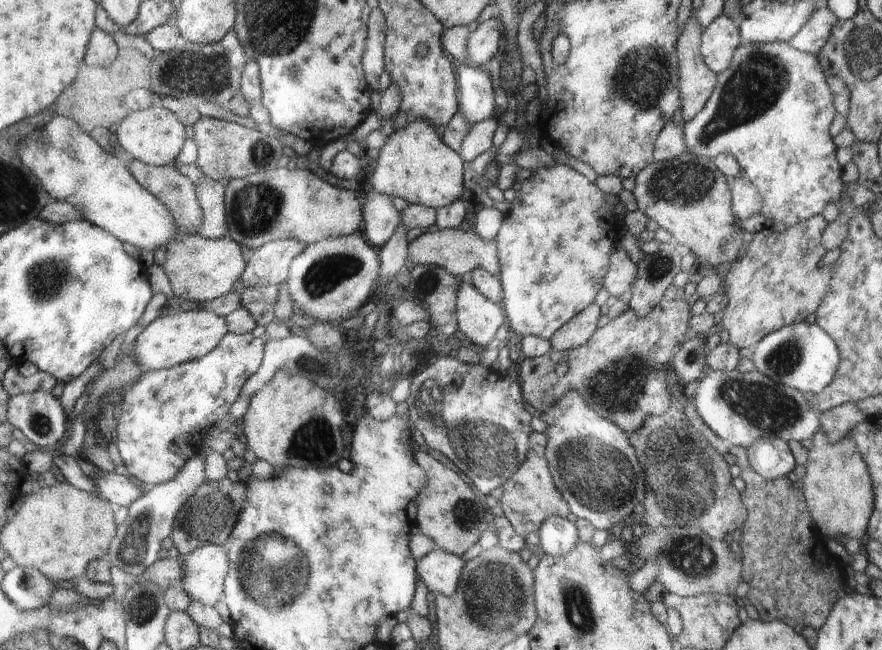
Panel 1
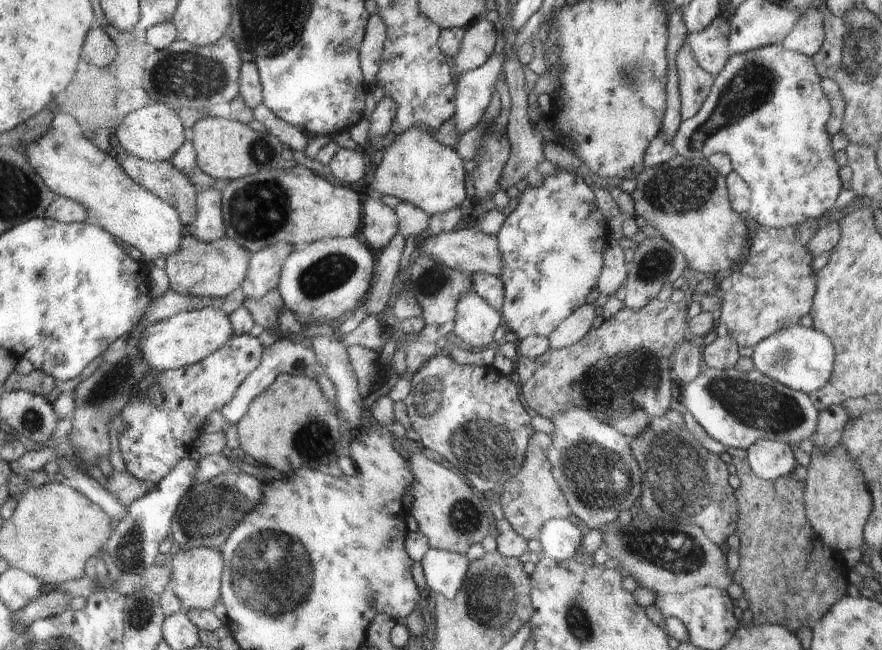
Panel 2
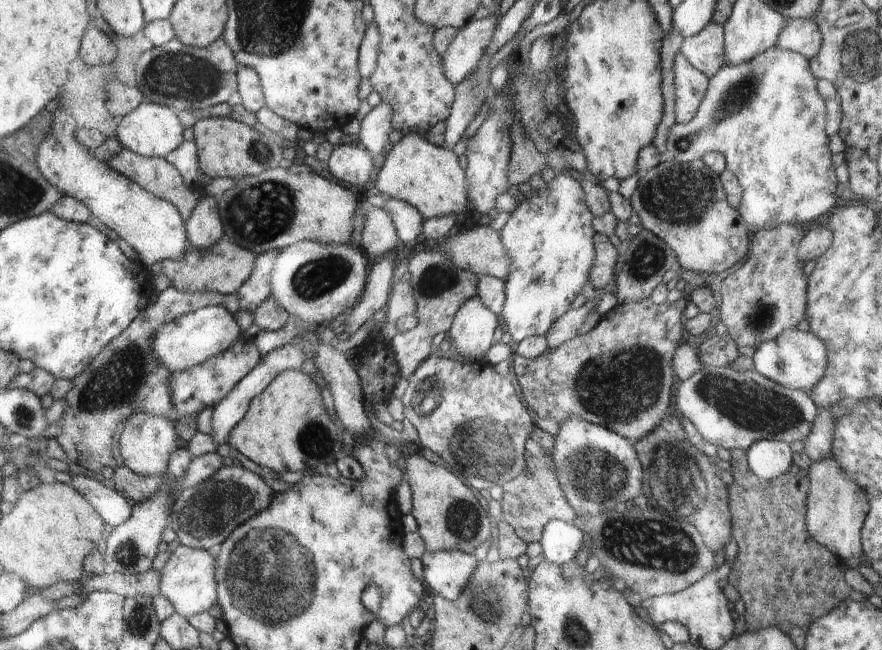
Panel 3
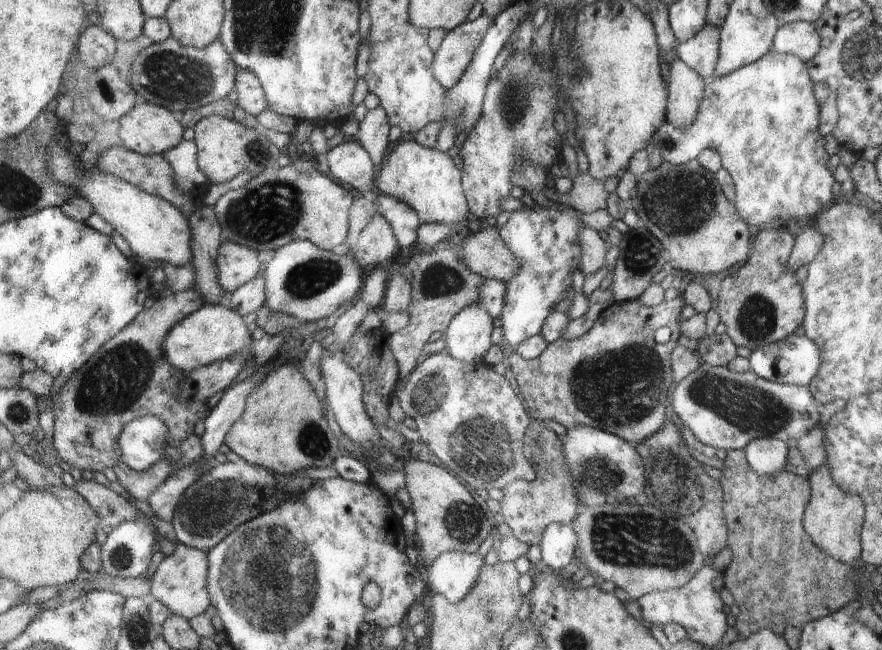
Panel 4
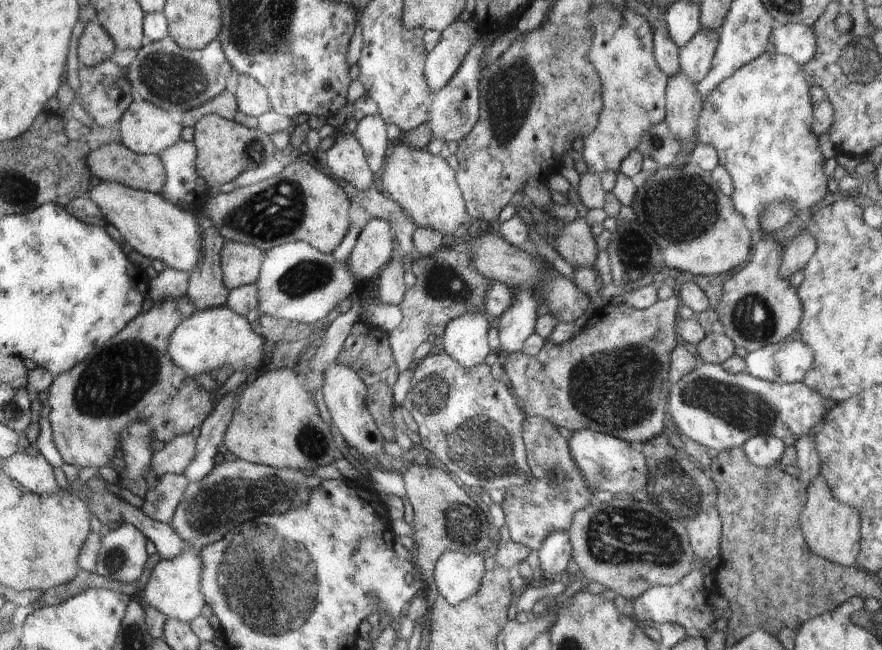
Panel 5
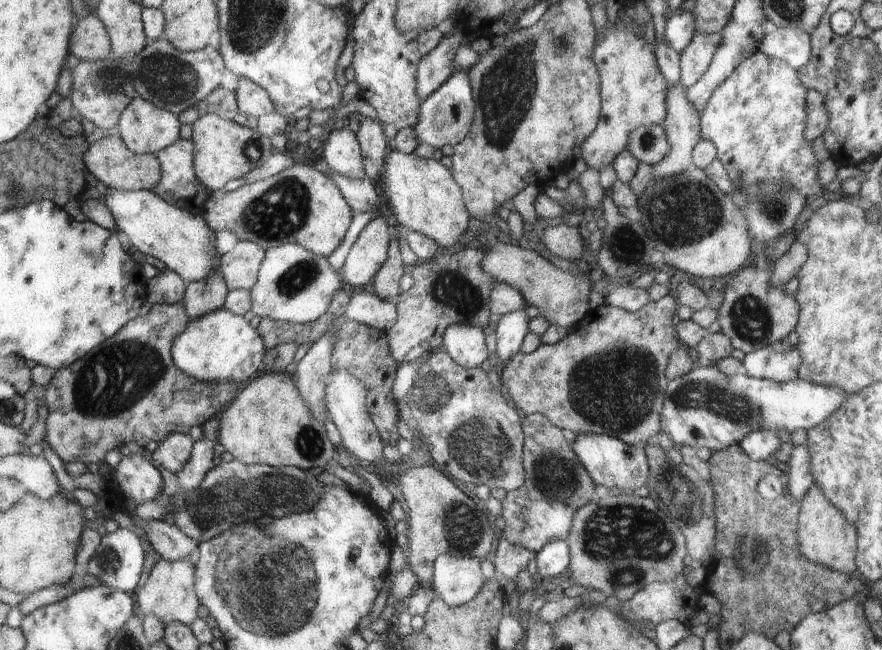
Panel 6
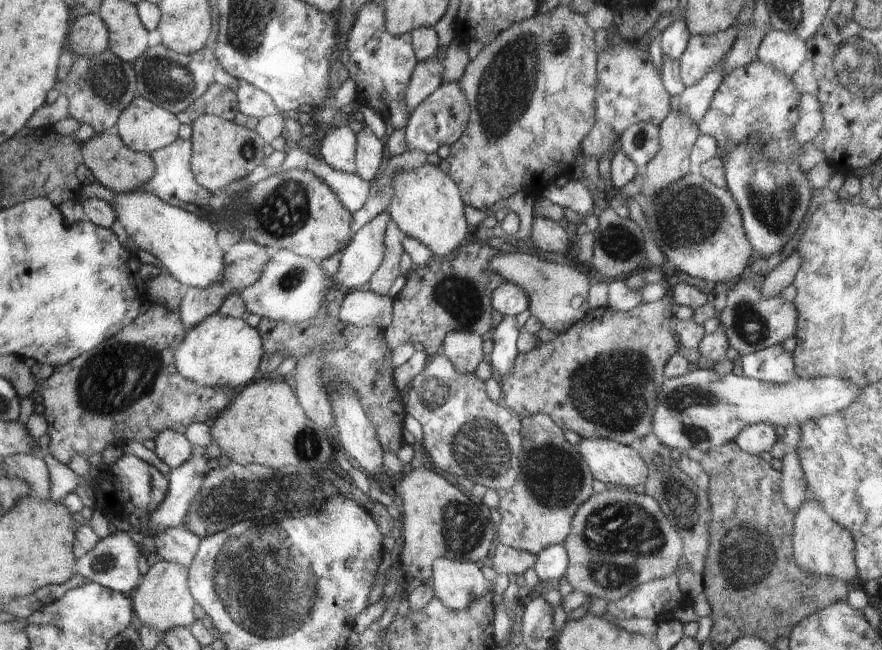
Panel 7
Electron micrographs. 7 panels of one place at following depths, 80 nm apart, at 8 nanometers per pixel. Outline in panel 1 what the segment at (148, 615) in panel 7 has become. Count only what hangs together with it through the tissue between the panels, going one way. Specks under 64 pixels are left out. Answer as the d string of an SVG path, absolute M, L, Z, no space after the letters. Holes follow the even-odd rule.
M206 543L182 556L183 580L180 587L192 601L214 606L223 598L223 588L230 568L230 556L223 545Z

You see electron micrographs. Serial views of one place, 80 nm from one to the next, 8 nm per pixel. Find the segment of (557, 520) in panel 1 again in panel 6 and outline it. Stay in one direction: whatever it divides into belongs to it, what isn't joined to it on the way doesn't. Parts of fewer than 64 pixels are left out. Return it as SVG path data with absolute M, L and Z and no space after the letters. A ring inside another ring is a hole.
M566 537L550 540L536 553L537 574L549 578L566 573L569 568L569 548Z

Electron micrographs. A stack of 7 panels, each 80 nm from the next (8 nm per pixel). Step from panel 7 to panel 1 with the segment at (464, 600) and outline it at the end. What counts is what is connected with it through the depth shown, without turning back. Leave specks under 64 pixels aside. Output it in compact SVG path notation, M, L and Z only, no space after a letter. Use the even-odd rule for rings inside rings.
M436 547L416 562L419 579L430 592L452 596L463 576L465 560L458 555L448 554Z

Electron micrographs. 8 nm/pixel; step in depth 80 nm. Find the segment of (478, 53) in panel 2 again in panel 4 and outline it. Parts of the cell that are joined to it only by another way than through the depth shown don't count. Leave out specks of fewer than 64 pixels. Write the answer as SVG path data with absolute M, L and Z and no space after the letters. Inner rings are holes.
M483 14L446 33L433 58L433 75L445 89L451 89L462 78L494 19Z

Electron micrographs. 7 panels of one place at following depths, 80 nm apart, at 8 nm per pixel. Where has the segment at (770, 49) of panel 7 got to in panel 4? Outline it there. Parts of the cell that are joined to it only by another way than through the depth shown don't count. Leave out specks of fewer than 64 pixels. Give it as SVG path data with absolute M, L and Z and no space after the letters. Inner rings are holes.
M800 20L780 24L772 46L782 54L798 55L805 63L820 50L820 47L821 38L816 32L815 24Z

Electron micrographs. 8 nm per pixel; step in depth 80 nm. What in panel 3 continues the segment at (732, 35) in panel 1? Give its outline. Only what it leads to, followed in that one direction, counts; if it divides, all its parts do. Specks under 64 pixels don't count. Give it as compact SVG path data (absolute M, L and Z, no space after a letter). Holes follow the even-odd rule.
M712 20L698 34L685 37L680 53L708 78L714 76L725 64L723 25Z

